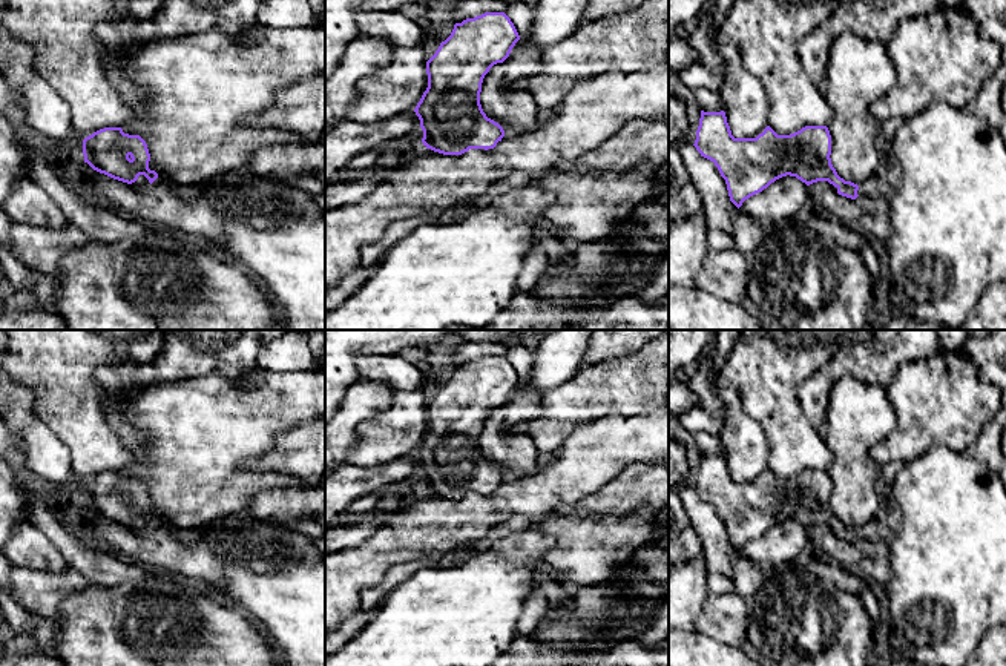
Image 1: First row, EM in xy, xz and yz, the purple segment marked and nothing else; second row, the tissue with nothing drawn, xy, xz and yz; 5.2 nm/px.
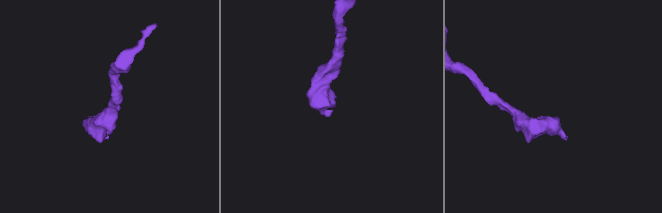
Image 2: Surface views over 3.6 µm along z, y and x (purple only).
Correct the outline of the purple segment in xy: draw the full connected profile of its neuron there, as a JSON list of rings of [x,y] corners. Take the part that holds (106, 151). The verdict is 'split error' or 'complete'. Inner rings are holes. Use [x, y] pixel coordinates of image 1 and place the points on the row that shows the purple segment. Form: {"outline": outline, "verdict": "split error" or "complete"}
{"outline": [[[104,127],[83,140],[84,163],[113,180],[143,187],[158,181],[158,173],[149,169],[150,153],[140,135],[124,134],[121,127]]], "verdict": "split error"}

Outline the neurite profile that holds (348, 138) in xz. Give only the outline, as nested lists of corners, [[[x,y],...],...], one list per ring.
[[[414,110],[379,123],[339,121],[330,132],[325,132],[325,184],[337,170],[345,169],[353,157],[408,137],[417,123],[419,117]]]

